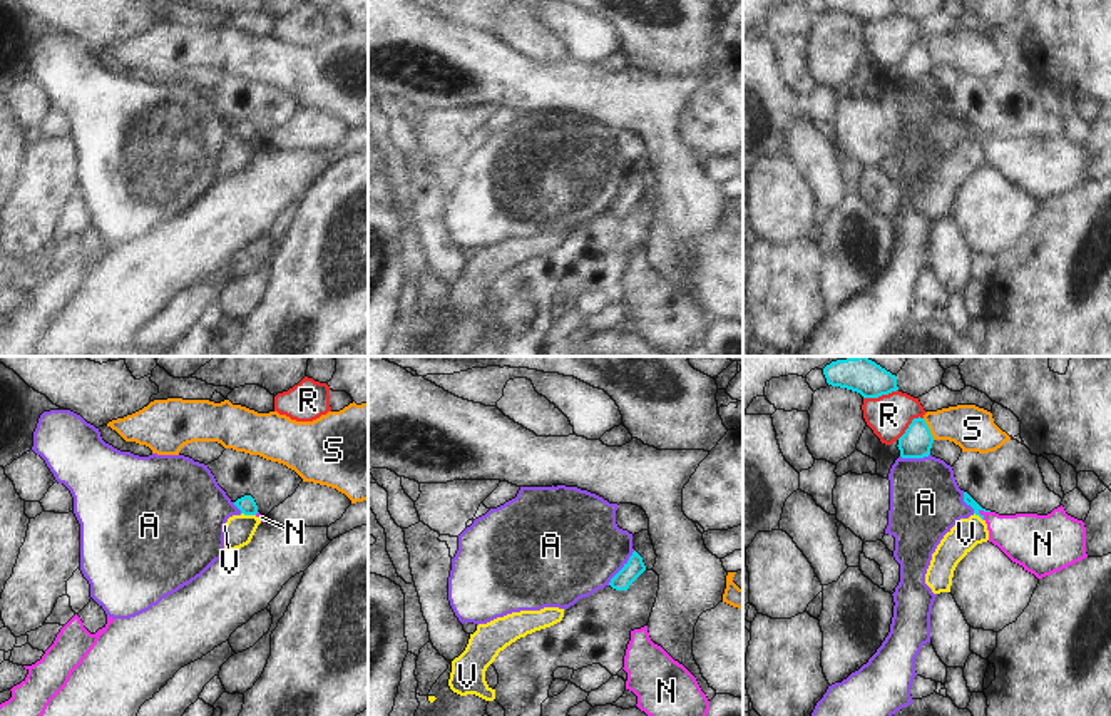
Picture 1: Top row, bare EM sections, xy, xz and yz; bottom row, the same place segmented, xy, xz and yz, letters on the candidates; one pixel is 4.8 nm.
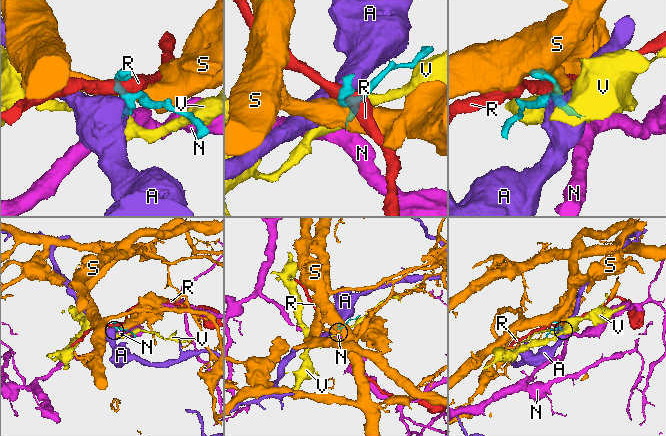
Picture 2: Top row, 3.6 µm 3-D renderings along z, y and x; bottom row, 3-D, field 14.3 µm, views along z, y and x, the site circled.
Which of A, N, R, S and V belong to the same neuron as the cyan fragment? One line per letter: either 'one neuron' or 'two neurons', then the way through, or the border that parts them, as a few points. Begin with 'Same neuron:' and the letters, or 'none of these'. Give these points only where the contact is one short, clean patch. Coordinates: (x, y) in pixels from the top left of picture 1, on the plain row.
Same neuron: N
A: two neurons; border xz (634, 176), (608, 209)
N: one neuron; way yz (967, 124), (983, 134), (1004, 156), (1024, 163)
R: two neurons
S: two neurons; border yz (922, 44), (934, 64)
V: two neurons

